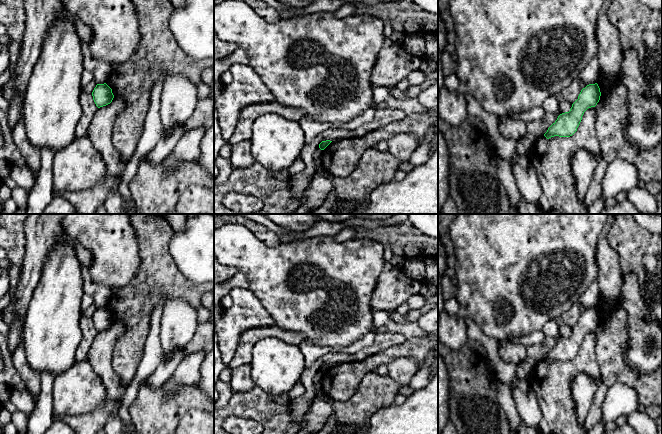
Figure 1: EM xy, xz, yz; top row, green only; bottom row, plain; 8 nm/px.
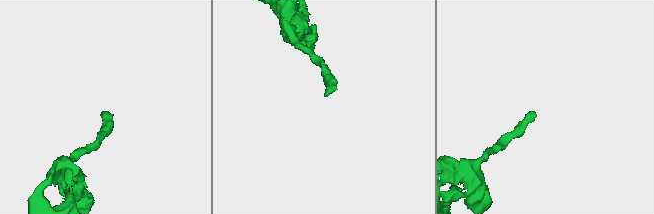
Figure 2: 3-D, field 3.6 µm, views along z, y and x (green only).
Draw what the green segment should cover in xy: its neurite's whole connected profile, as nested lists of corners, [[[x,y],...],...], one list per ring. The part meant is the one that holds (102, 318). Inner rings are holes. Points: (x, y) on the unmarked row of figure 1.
[[[97,308],[92,316],[93,324],[98,332],[110,328],[114,322],[112,313],[106,308]]]

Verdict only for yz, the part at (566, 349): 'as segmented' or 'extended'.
as segmented

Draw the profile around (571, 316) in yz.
[[[576,303],[571,306],[566,312],[562,315],[562,320],[570,328],[573,328],[577,323],[582,314],[580,311],[580,303]]]

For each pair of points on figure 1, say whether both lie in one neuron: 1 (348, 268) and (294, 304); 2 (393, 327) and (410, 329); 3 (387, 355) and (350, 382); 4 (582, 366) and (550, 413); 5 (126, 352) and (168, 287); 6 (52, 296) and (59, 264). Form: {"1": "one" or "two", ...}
{"1": "one", "2": "one", "3": "one", "4": "one", "5": "one", "6": "one"}

